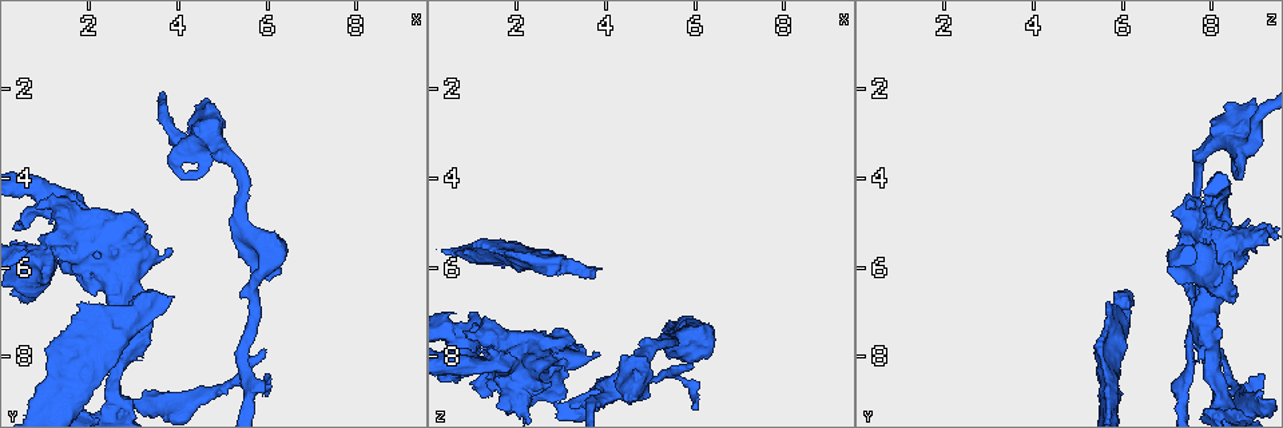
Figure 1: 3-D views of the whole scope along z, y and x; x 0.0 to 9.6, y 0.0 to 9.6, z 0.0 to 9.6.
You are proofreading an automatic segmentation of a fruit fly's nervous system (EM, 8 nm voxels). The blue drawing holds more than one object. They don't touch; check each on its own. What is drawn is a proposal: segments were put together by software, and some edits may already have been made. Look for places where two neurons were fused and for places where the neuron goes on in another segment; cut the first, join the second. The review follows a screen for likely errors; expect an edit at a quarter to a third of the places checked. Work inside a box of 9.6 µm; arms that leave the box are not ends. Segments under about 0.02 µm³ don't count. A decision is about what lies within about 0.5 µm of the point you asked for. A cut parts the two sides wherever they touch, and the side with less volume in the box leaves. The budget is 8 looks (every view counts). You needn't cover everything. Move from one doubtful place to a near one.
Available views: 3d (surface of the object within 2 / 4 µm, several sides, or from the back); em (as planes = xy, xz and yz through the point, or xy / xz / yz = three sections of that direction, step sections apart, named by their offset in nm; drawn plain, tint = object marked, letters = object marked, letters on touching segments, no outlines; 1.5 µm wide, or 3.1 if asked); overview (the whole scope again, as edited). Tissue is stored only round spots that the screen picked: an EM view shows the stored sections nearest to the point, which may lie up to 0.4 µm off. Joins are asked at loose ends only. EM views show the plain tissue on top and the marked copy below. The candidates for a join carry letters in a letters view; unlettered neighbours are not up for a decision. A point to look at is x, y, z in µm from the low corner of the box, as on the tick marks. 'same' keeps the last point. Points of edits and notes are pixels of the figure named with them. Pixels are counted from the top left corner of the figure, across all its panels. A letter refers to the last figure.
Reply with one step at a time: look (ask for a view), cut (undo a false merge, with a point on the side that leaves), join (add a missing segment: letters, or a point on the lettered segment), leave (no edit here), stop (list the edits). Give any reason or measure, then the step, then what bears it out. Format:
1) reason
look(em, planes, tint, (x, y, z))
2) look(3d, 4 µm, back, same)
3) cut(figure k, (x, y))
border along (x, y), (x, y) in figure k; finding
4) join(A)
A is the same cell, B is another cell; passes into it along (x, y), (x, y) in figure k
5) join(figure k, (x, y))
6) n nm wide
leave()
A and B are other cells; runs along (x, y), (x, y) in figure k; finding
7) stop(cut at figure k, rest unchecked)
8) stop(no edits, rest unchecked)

sharp bend
look(em, yz, step 8, tint, (4.45, 3.20, 8.60))

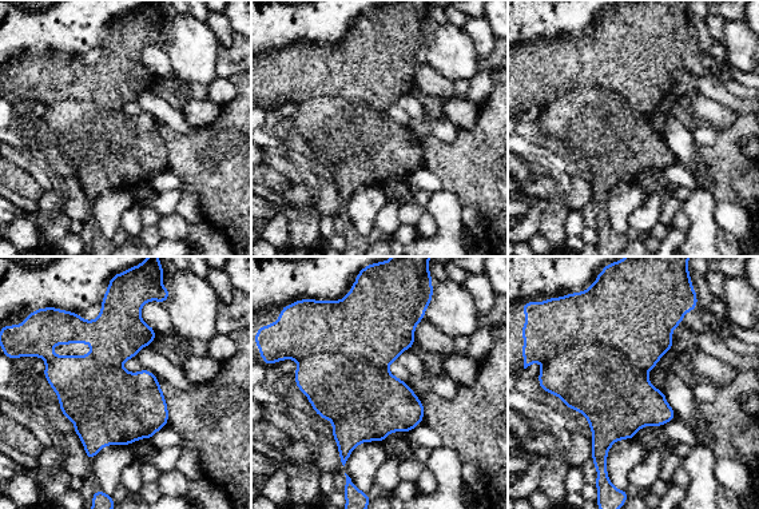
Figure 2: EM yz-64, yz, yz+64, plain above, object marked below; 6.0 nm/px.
another direction
look(em, planes, letters, same)

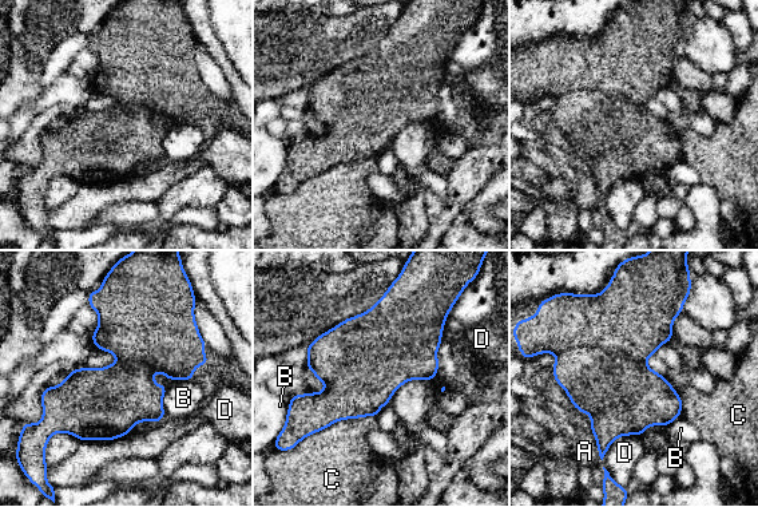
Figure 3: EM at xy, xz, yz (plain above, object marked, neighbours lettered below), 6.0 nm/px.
400 nm wide
leave()
A, B, C and D are other cells; one neuron here

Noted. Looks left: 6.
look(em, planes, tint, (2.00, 8.15, 5.75))

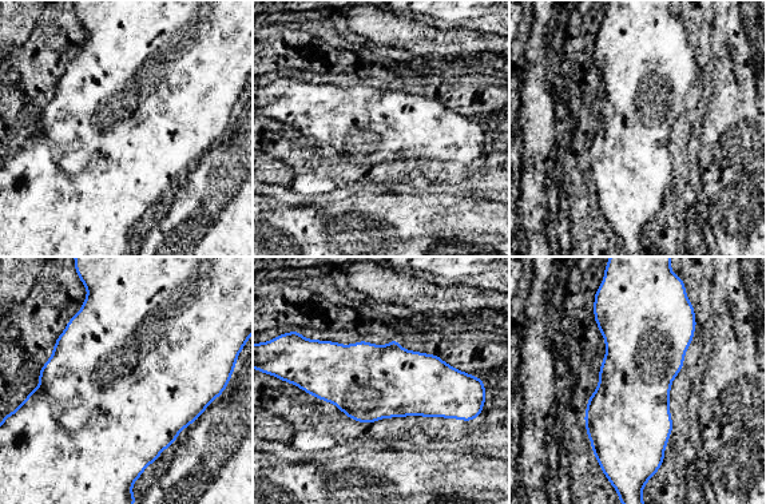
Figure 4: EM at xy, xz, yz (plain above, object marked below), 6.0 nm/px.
look(em, planes, letters, same)

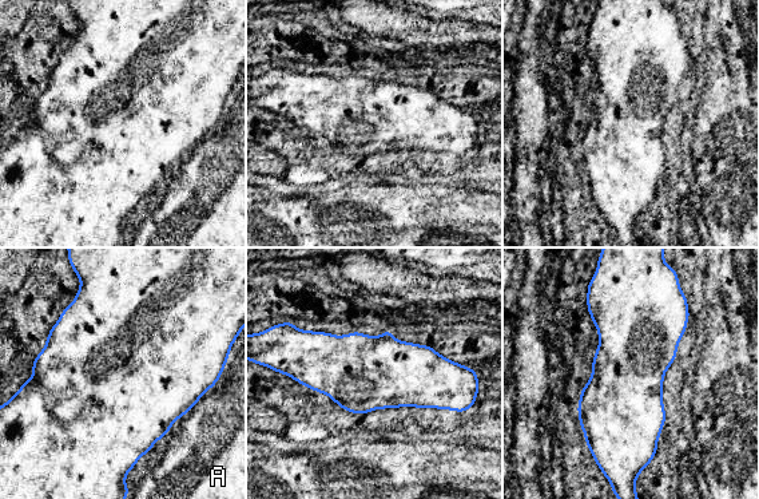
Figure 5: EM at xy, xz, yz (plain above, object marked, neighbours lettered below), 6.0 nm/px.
leave()
A is another cell; border along (206, 393), (185, 414) in figure 5; all the same neuron

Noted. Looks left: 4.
thick turns thin
look(3d, 4 µm, (4.70, 8.85, 8.55))

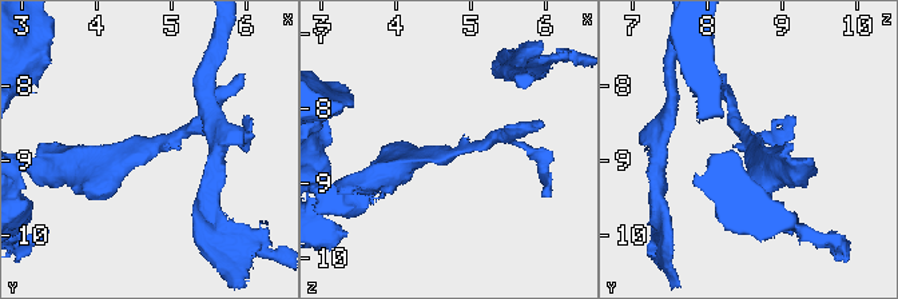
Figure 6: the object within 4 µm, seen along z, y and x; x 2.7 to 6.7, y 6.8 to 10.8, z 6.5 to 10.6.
arms of 170, 420 nm; need the tissue
look(em, planes, tint, (4.60, 8.90, 8.60))

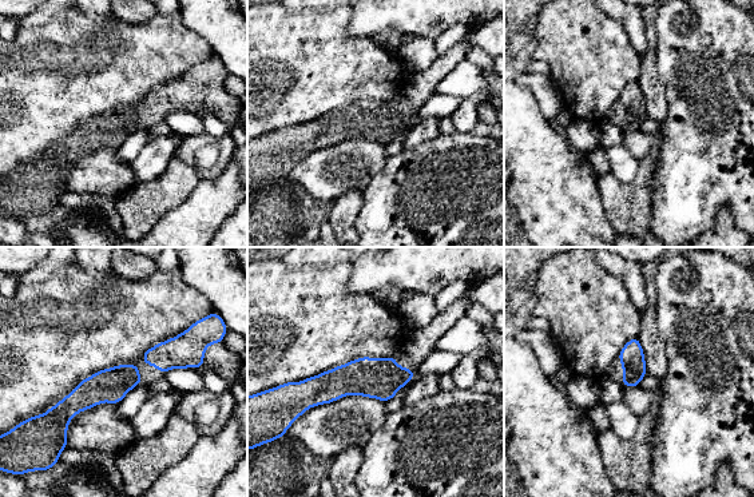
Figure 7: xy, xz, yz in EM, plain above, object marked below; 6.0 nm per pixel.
look(em, planes, letters, same)

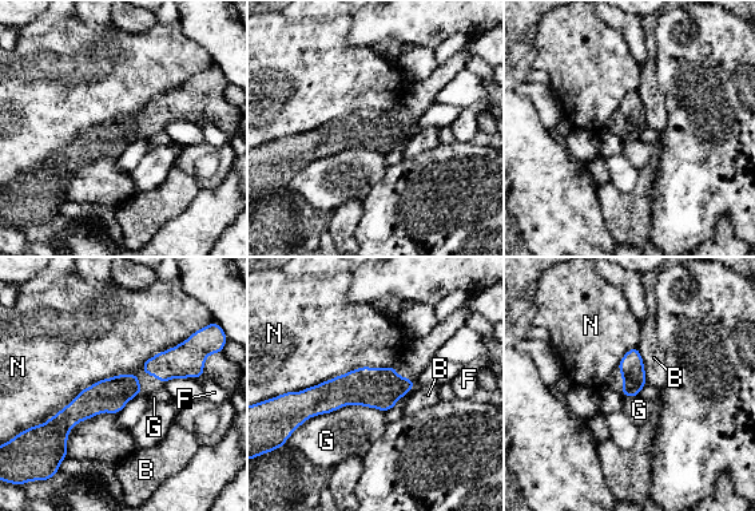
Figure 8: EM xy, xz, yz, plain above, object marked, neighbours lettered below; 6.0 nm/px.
200 nm wide; N touches over 700 nm
leave()
B, F, G and N are other cells; all the same neuron

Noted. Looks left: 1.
stop(no edits, rest unchecked)

